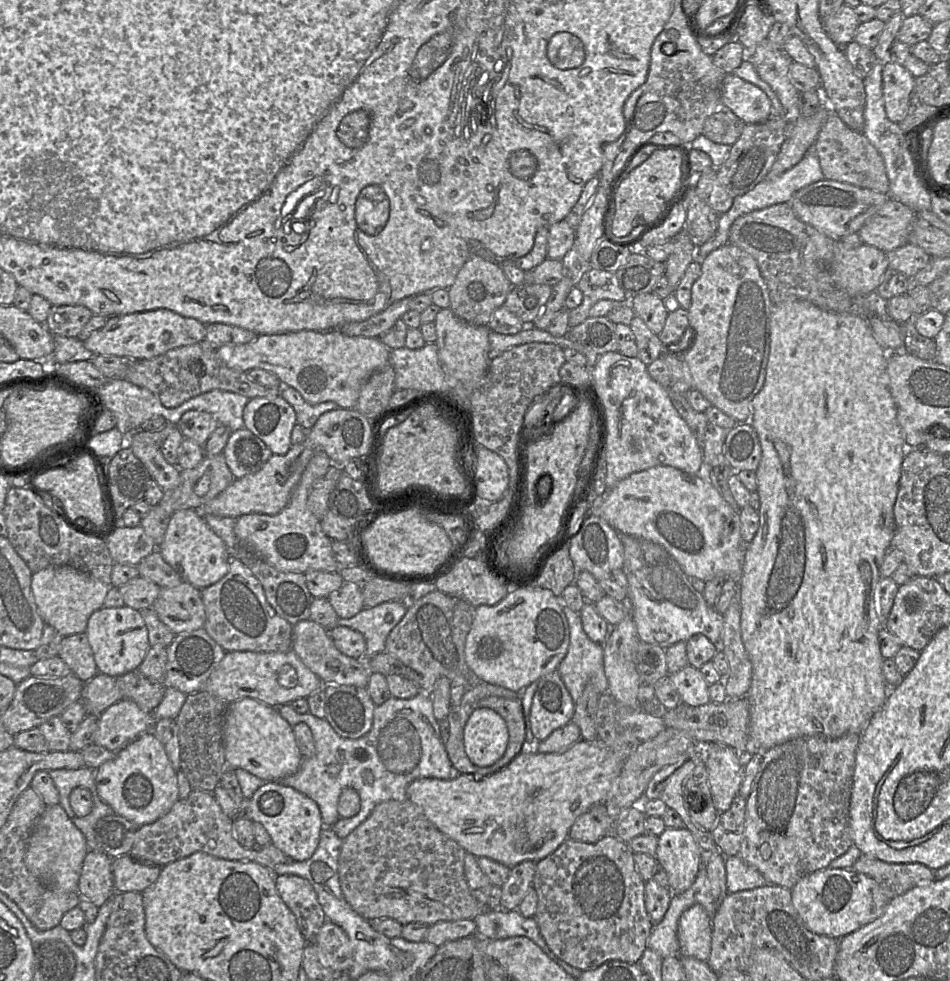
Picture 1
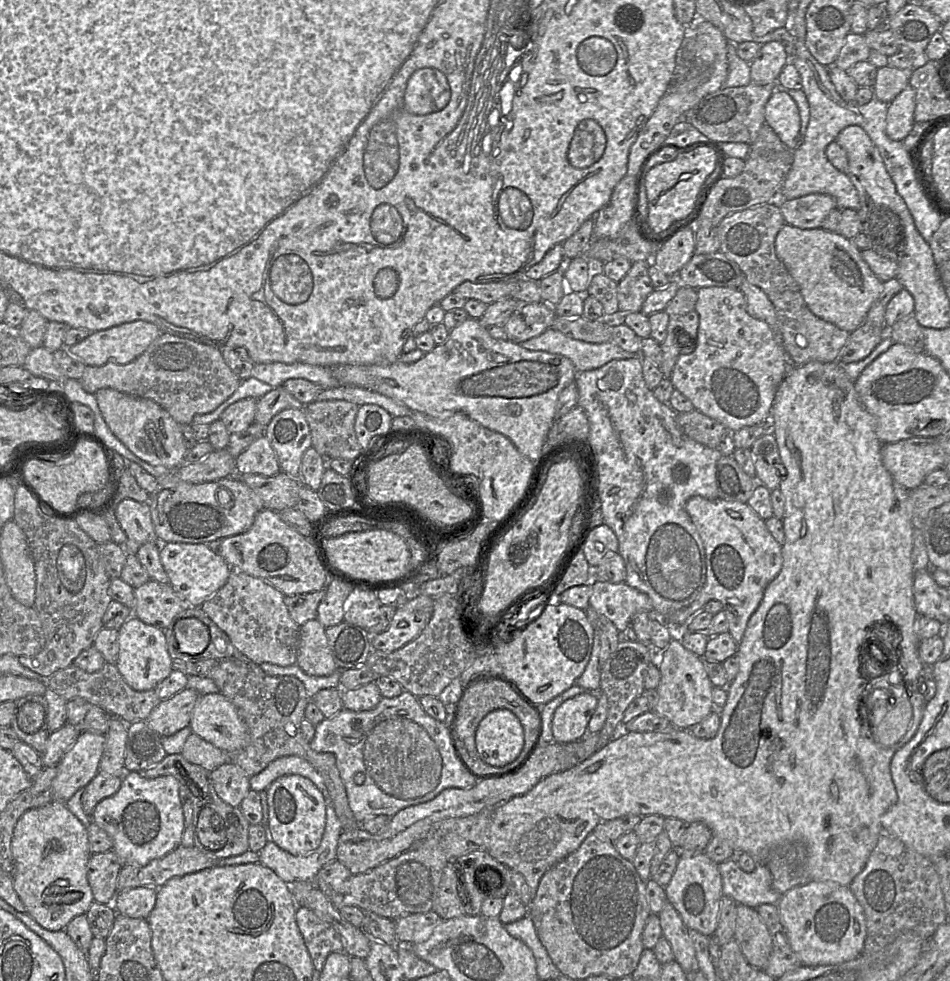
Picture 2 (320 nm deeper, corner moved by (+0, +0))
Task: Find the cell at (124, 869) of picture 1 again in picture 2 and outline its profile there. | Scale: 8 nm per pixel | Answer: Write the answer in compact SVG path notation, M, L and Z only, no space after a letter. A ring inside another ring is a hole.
M137 887L117 892L113 907L117 914L130 918L147 919L156 902L157 889Z

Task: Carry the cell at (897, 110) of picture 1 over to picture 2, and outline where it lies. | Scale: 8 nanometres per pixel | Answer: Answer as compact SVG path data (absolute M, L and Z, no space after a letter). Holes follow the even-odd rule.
M907 86L889 104L886 115L886 134L895 141L903 141L915 123L915 92Z

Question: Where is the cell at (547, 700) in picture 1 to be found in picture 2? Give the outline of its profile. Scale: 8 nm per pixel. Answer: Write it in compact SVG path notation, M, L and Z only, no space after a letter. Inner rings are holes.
M591 691L565 700L553 715L553 742L566 744L582 739L588 733L588 723L597 704L597 693Z

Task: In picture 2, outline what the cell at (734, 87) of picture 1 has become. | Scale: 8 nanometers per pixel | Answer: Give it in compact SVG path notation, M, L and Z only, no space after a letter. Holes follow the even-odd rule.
M784 90L774 91L767 101L765 123L789 149L796 149L800 144L799 109L793 98Z

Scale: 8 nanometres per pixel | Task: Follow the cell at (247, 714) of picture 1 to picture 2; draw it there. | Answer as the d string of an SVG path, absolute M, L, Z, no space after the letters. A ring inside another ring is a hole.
M221 692L201 695L192 712L192 732L228 753L248 746L250 734L234 704Z

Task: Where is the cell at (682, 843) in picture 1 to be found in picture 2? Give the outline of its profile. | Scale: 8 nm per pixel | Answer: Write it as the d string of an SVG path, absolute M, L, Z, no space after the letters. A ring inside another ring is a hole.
M704 852L695 855L680 853L677 867L669 884L665 887L665 893L668 902L676 909L689 930L696 930L708 937L713 937L724 896L717 863L708 858Z

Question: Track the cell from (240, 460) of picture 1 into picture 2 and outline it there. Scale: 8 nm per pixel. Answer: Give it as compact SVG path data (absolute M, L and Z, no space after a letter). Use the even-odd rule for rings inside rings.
M265 435L251 443L235 460L235 475L260 474L274 476L280 472L275 451Z

